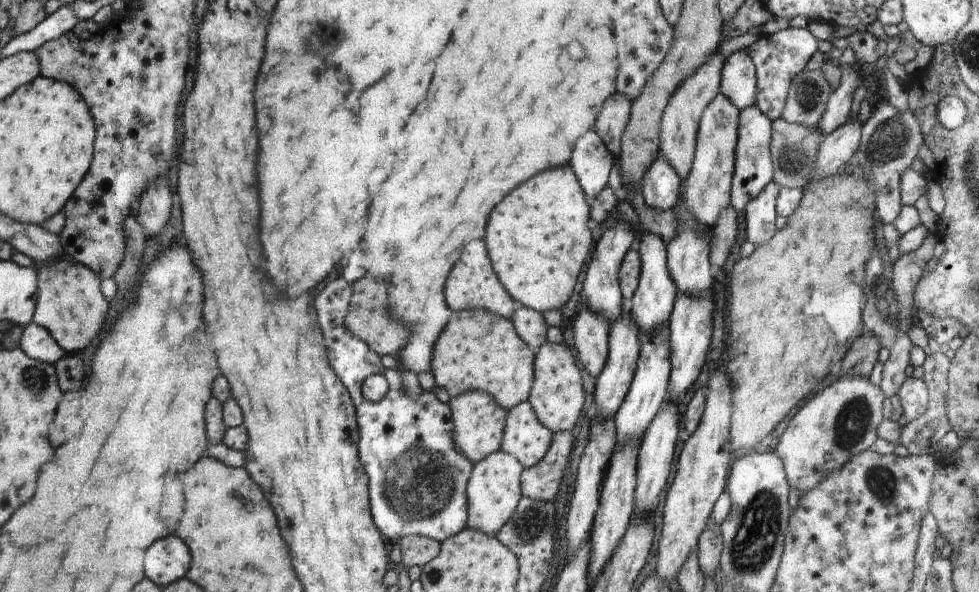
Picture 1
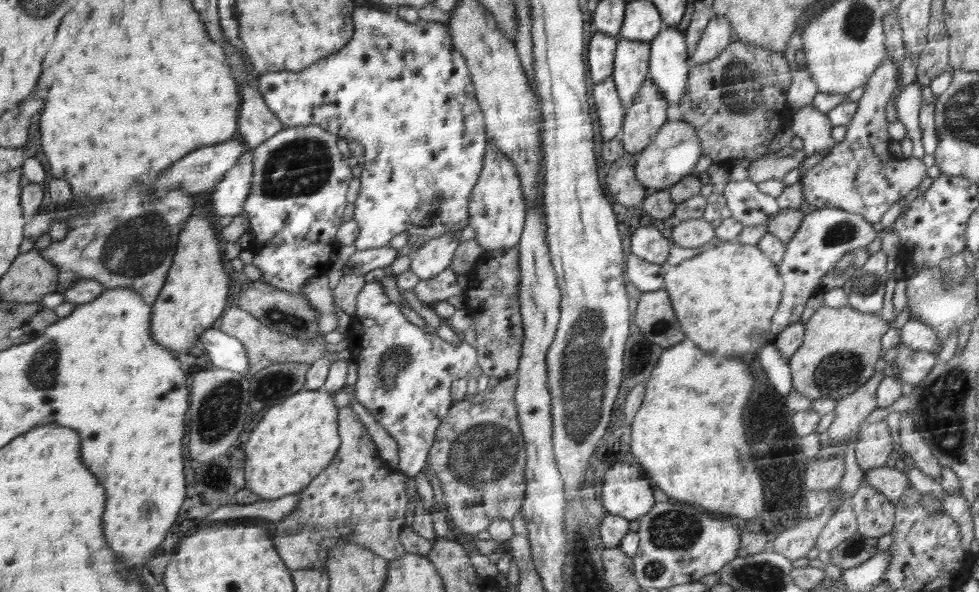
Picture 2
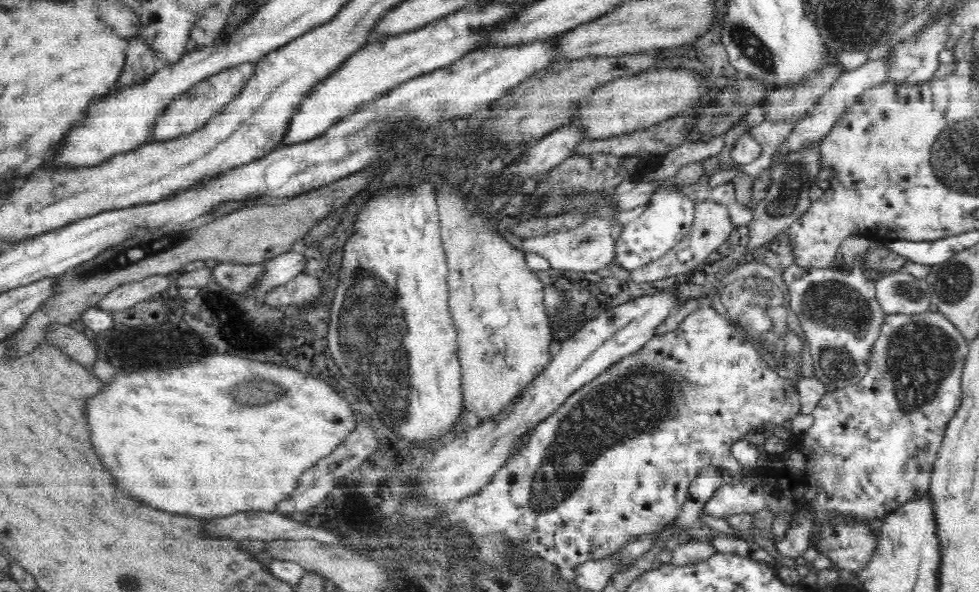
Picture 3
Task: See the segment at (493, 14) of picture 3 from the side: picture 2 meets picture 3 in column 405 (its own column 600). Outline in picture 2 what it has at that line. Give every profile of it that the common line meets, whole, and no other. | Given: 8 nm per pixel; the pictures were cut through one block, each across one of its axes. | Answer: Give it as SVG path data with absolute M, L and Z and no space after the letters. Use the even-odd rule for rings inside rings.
M596 33L590 39L591 51L588 64L594 84L610 78L614 74L615 52L618 50L619 36Z

